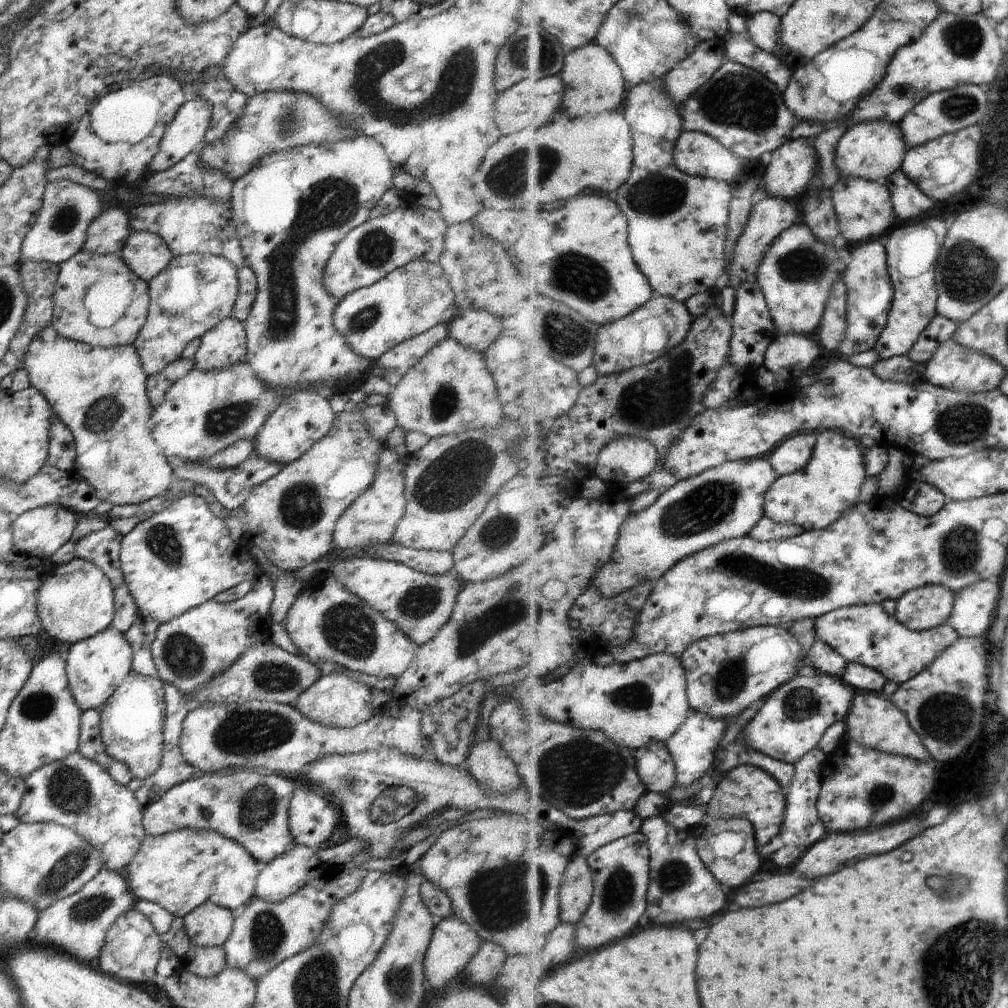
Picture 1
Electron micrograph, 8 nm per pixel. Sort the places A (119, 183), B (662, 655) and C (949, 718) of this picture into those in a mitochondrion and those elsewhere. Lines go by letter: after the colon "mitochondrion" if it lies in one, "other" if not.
A: other
B: other
C: mitochondrion

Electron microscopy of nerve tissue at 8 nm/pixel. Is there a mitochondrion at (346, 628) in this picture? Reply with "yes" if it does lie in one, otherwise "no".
yes

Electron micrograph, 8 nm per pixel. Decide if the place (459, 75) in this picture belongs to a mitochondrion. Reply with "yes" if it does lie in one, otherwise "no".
yes

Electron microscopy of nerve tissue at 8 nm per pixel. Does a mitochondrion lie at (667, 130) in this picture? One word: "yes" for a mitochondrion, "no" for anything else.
no

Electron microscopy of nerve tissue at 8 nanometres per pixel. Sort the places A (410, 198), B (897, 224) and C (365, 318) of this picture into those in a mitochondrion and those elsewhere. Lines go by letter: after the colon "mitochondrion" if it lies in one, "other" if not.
A: other
B: other
C: mitochondrion

